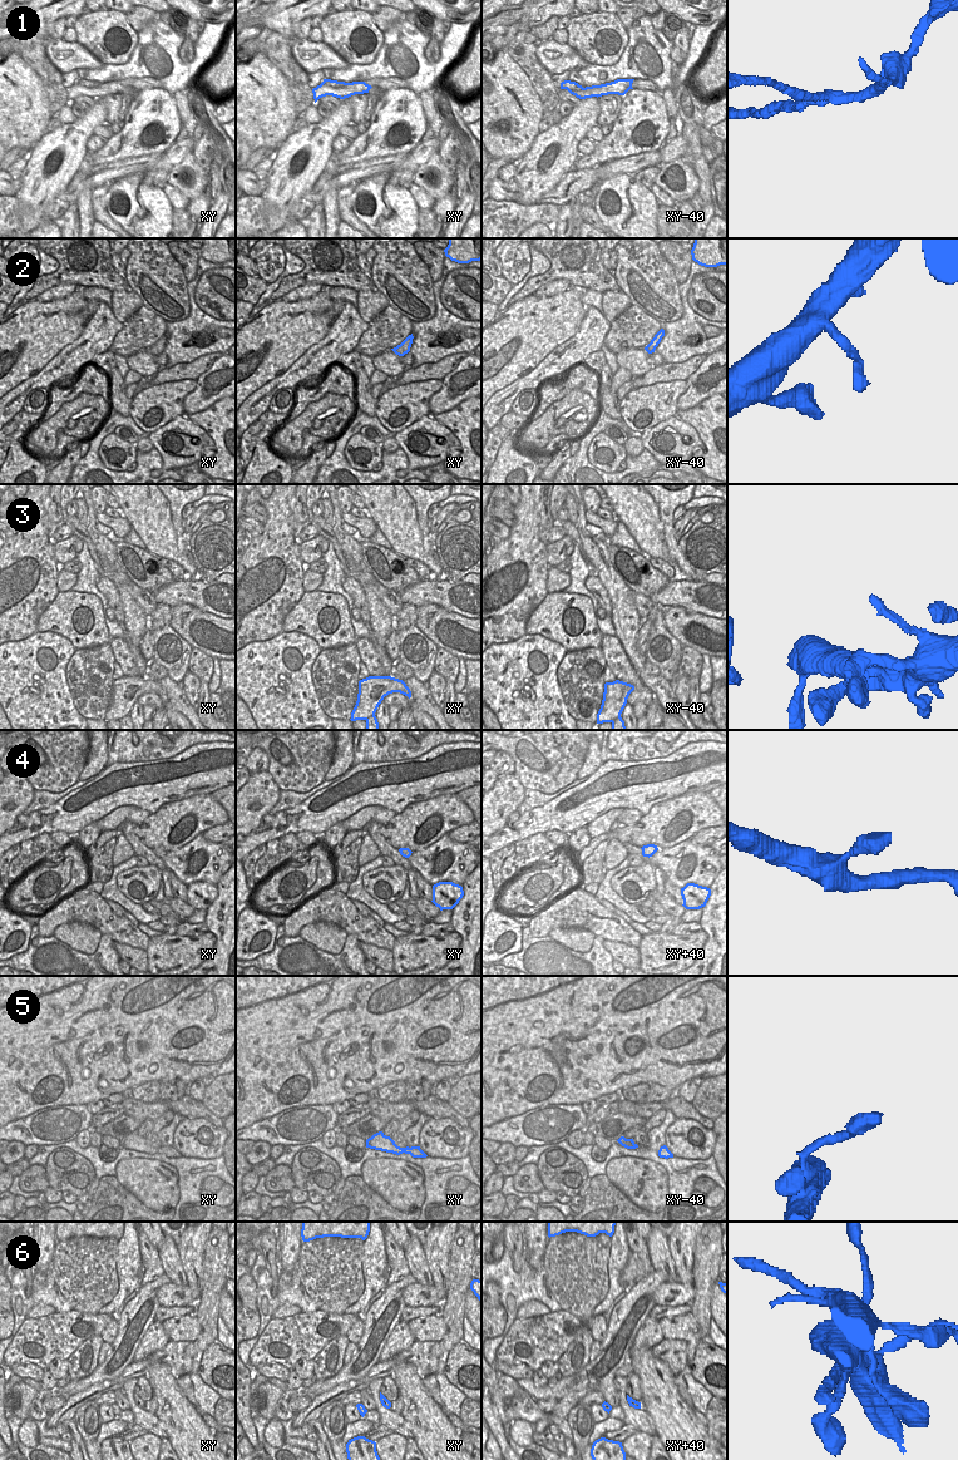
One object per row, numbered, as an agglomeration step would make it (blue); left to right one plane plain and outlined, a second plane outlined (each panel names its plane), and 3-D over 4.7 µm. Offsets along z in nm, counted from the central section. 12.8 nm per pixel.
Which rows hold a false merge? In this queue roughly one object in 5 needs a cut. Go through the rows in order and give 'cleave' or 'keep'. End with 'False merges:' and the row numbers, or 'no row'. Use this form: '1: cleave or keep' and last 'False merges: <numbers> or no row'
1: cleave
2: keep
3: keep
4: keep
5: keep
6: keep
False merges: 1

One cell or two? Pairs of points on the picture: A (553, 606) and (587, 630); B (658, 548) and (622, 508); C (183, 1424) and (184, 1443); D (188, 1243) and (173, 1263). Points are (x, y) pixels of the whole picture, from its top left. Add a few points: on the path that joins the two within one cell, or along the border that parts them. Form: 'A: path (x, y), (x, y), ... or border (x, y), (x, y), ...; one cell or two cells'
A: path (561, 617), (563, 630), (569, 636), (576, 636); one cell
B: path (650, 538), (632, 518); one cell
C: path (184, 1429), (184, 1438); one cell
D: border (176, 1246), (186, 1285); two cells

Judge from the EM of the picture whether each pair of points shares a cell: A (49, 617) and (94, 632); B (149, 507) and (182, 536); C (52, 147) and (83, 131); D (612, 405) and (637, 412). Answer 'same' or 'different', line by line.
A: same
B: different
C: same
D: different

